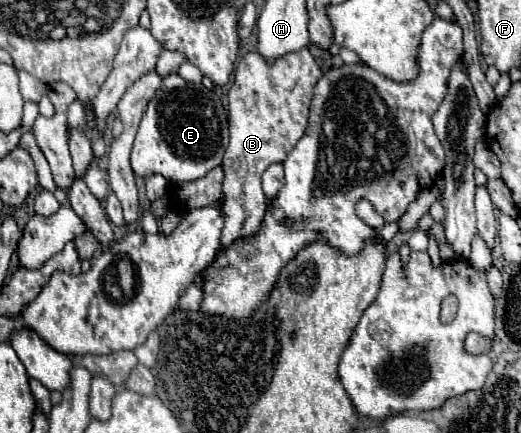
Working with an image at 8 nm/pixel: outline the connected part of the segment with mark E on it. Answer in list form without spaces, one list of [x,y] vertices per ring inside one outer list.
[[[170,74],[164,78],[158,94],[150,100],[144,120],[140,120],[130,154],[130,166],[140,178],[162,174],[170,182],[192,182],[222,164],[226,146],[228,120],[218,94],[202,84],[192,84]]]

